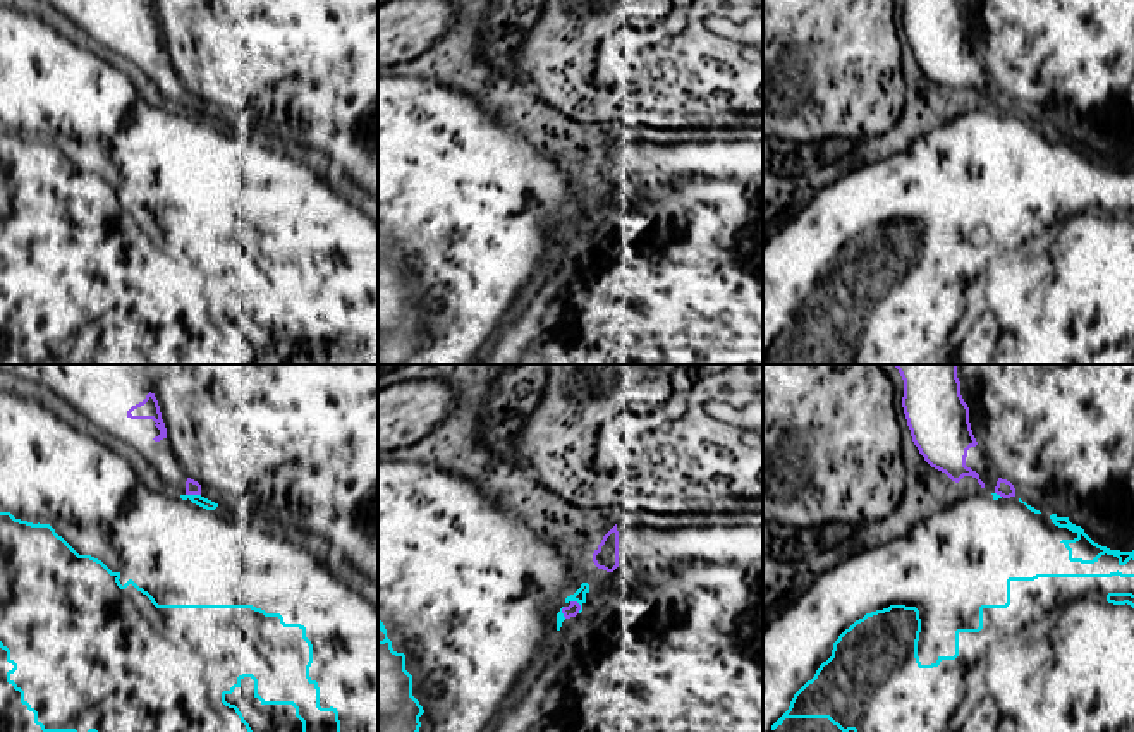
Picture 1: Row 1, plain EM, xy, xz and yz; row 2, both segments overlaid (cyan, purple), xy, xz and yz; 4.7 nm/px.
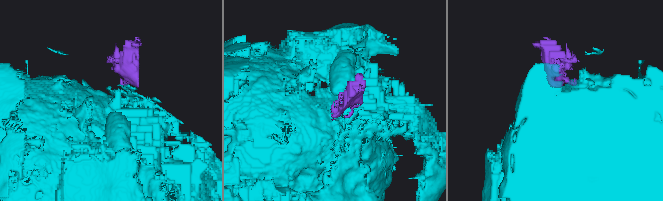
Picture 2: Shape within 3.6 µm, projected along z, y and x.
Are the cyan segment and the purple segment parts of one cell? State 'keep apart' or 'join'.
keep apart

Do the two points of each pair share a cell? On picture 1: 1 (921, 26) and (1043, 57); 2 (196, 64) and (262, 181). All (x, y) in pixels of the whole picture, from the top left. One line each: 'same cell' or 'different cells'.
1: same cell
2: different cells

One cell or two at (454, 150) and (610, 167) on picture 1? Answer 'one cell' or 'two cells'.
two cells

